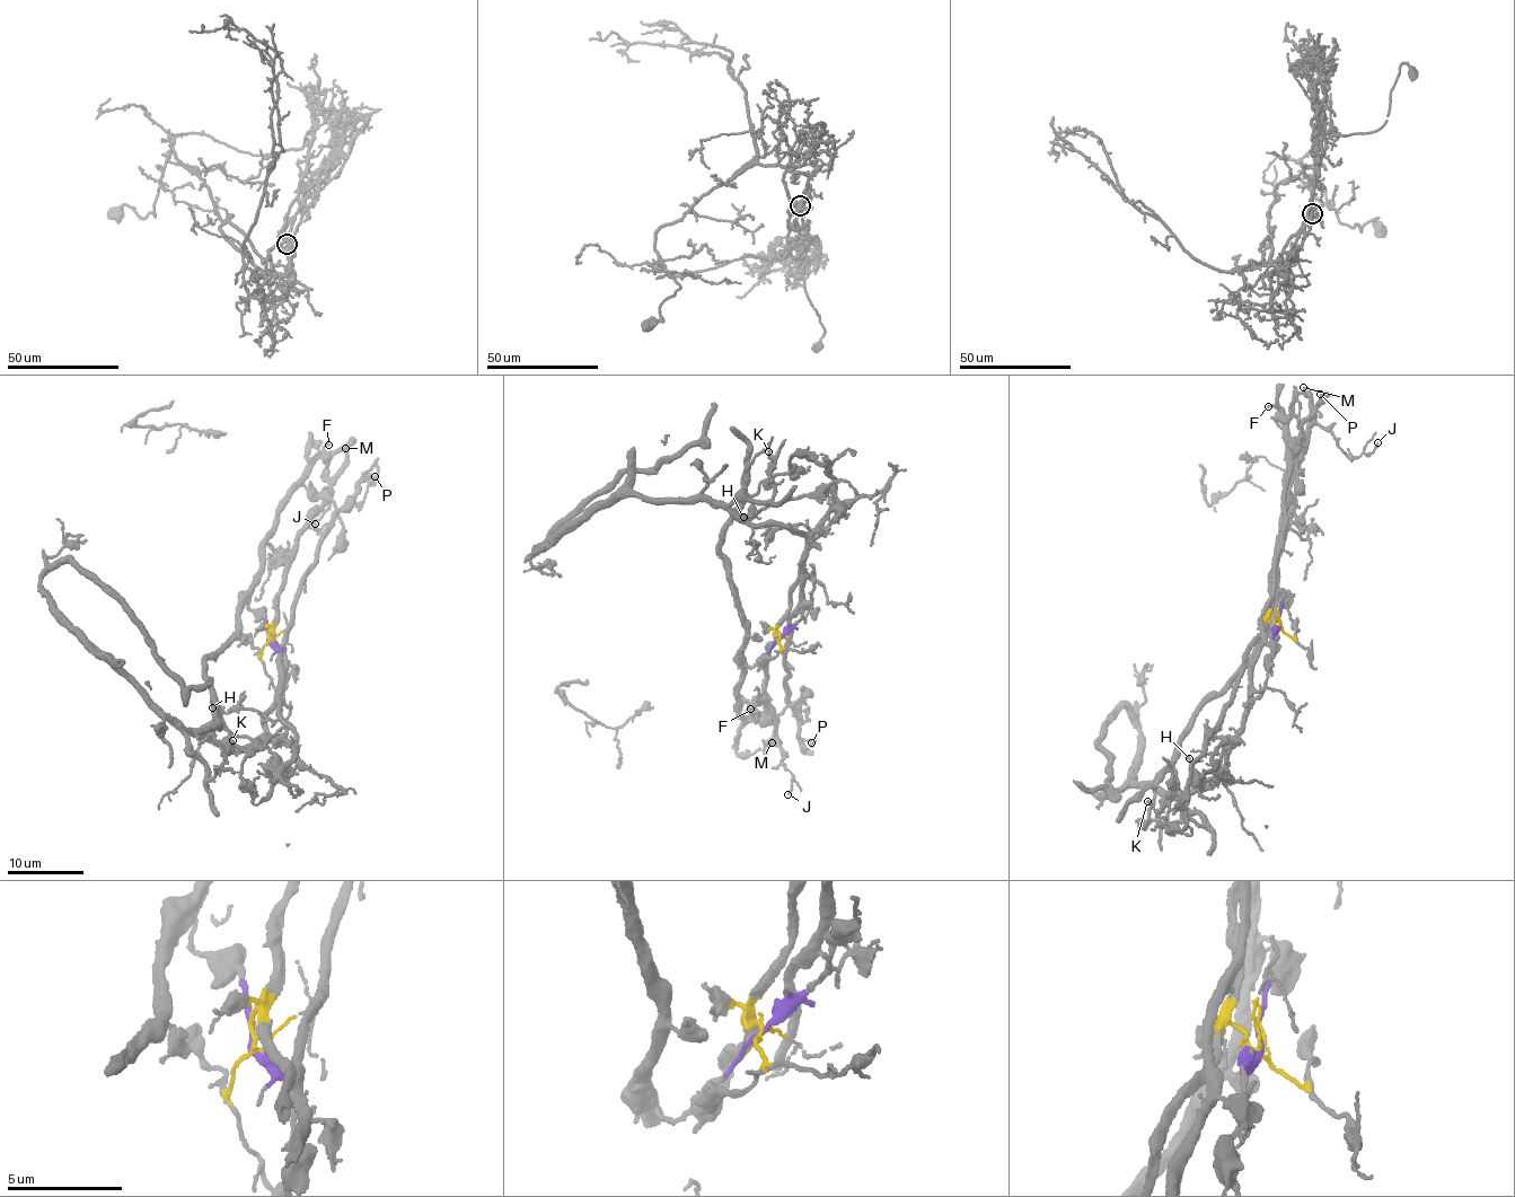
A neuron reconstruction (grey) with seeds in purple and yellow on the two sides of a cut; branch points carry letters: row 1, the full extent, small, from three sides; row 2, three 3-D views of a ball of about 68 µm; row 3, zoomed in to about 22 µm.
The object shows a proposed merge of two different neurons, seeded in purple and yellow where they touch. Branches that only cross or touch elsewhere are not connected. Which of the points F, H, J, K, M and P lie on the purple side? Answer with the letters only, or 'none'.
F, H, K, P

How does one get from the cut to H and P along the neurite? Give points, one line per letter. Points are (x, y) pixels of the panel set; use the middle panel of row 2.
H: (777, 640), (751, 667), (743, 662), (742, 648), (748, 636), (720, 548), (734, 512), (743, 518)
P: (777, 640), (802, 614), (787, 622), (782, 685), (800, 736), (811, 744)

